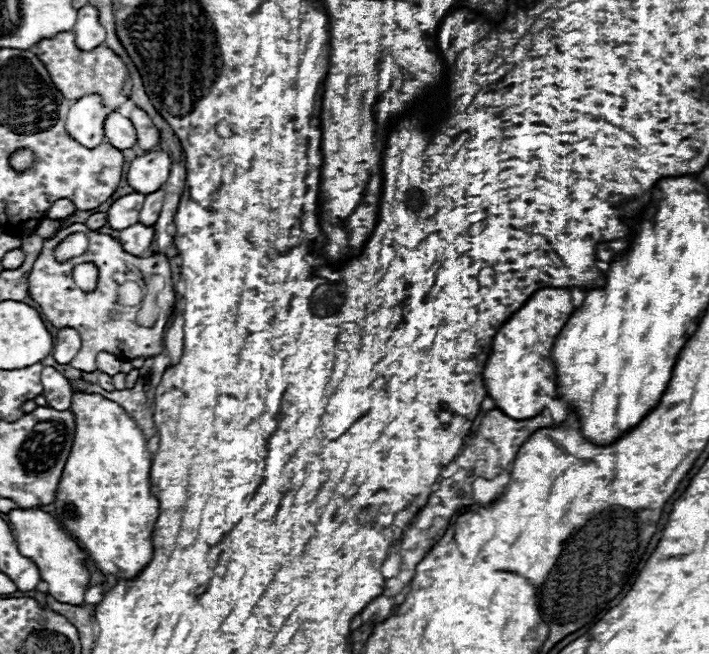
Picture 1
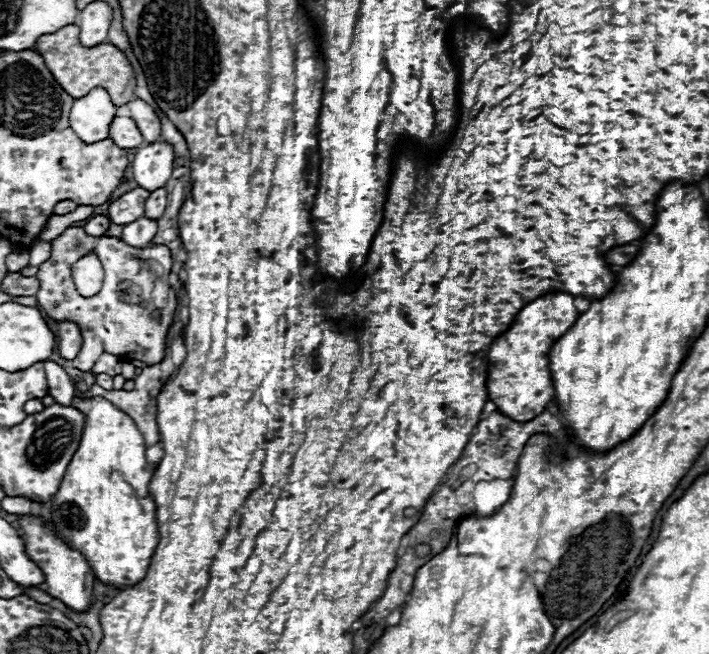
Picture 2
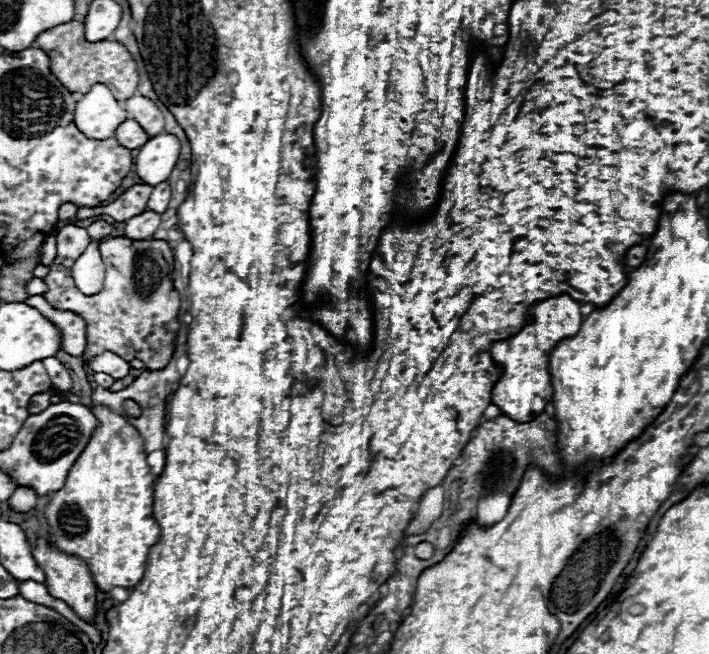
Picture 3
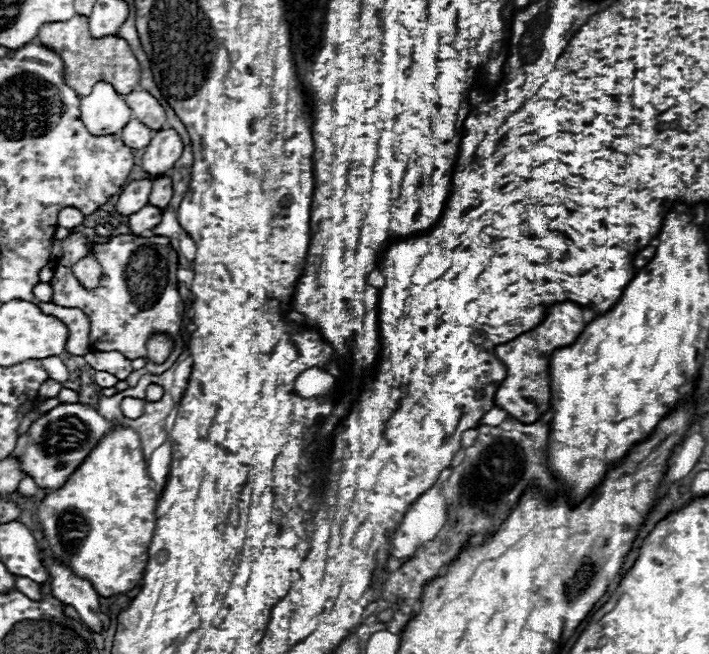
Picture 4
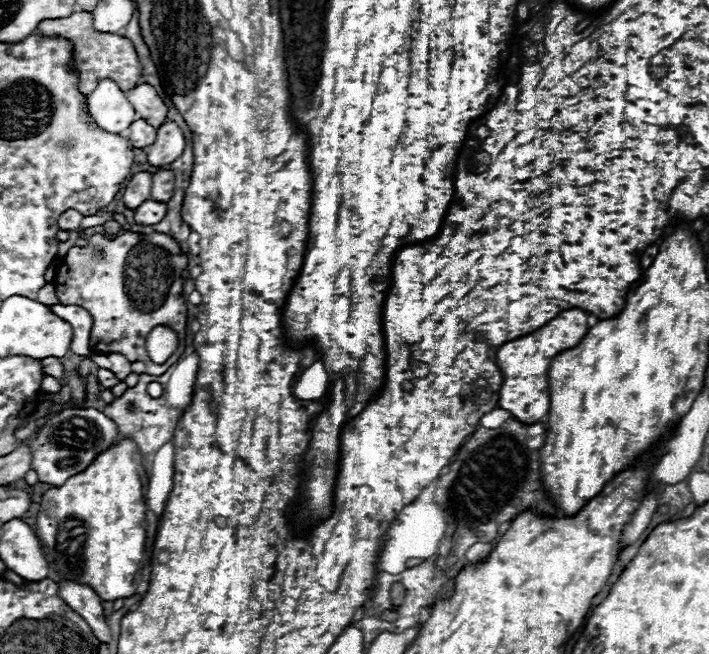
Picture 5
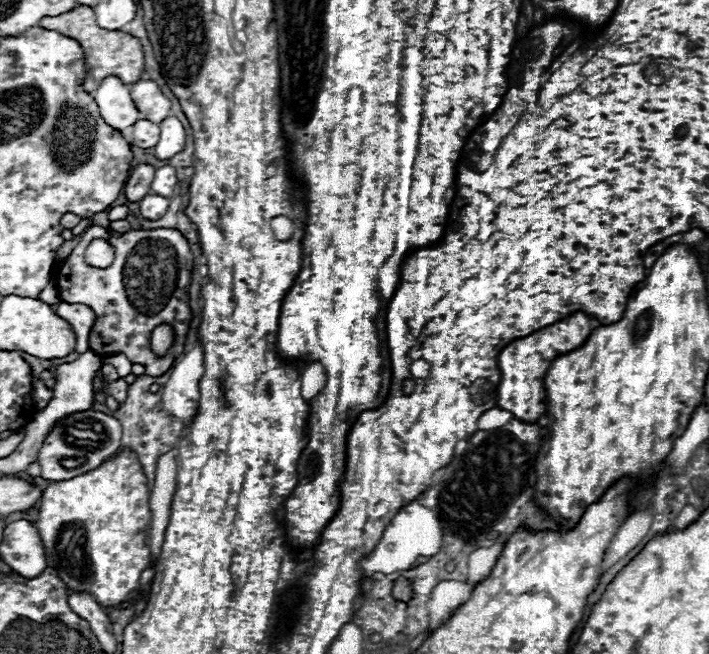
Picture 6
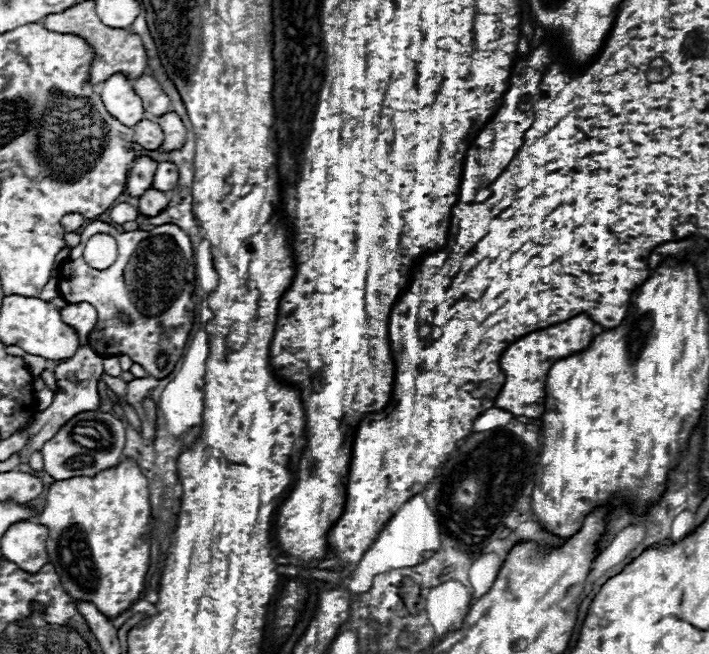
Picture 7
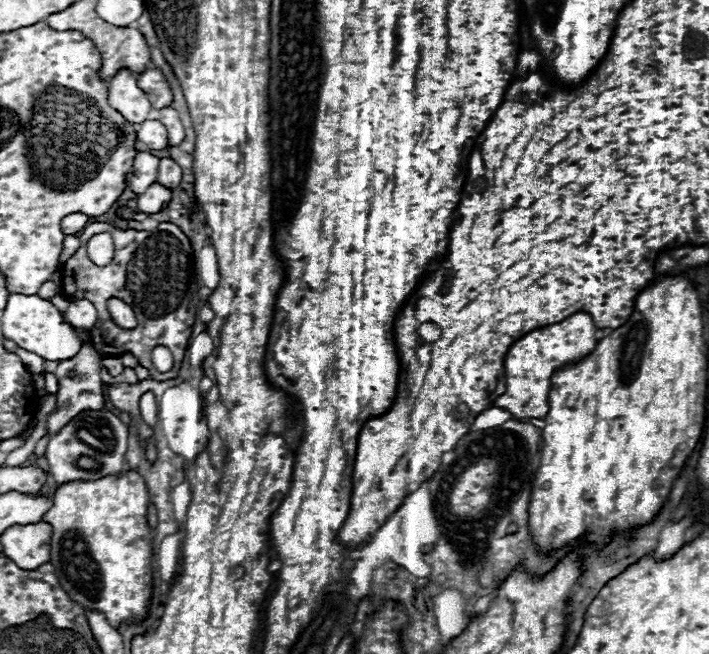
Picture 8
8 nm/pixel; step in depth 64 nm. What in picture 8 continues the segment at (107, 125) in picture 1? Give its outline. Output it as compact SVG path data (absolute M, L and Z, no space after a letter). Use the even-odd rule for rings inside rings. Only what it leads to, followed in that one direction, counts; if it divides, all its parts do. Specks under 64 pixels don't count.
M146 120L138 126L136 130L138 140L144 142L150 150L164 150L168 148L168 132L164 128L164 124L160 124L158 120Z

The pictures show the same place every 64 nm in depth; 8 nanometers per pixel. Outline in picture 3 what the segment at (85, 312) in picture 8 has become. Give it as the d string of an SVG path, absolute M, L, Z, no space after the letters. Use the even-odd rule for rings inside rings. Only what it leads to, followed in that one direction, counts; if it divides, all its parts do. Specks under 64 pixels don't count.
M30 296L26 304L40 310L42 316L50 318L62 330L62 350L70 356L82 356L86 350L86 322L70 312L70 310L56 310L52 308L42 296Z

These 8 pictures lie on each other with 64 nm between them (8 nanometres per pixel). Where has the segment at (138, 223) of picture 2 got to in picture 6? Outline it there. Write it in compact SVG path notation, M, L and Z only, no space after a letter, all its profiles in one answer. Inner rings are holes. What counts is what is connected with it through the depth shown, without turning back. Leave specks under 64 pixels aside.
M146 194L140 200L140 216L146 220L158 220L168 210L170 200L158 194Z

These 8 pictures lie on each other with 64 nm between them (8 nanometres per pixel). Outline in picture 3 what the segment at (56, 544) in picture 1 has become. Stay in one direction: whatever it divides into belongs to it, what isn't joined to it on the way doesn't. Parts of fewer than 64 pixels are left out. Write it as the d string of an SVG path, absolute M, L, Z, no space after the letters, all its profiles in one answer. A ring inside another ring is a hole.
M38 540L32 548L34 560L38 562L38 566L44 570L46 574L46 584L48 584L48 592L50 596L66 602L80 618L84 618L88 624L94 624L94 616L96 616L96 584L90 578L90 572L86 570L86 566L82 566L82 562L78 562L78 558L70 558L68 554L58 552L54 546L48 546L44 540Z

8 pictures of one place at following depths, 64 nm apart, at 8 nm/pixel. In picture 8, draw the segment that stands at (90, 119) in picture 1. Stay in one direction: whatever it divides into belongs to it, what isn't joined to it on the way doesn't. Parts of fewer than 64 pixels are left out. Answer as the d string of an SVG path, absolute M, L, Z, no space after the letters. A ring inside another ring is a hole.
M122 68L114 78L110 78L108 98L110 106L114 106L126 118L126 122L140 124L148 120L152 104L148 96L138 88L136 74L132 74L128 68Z

